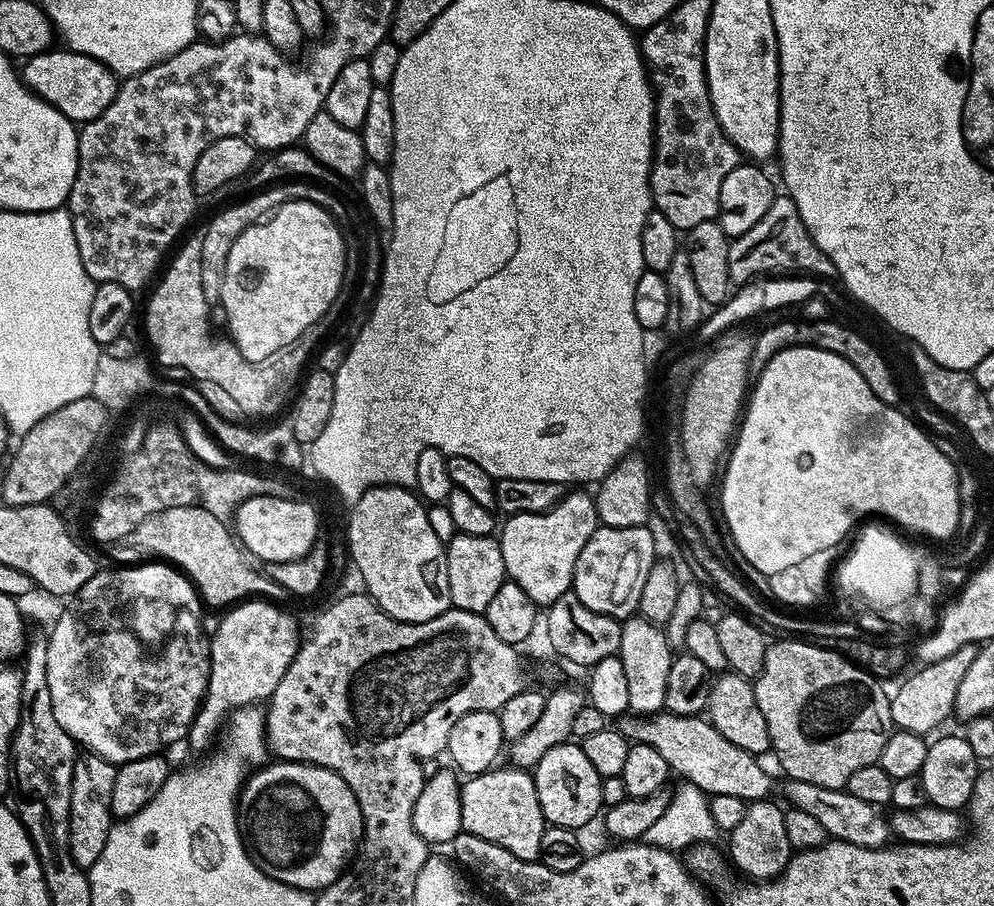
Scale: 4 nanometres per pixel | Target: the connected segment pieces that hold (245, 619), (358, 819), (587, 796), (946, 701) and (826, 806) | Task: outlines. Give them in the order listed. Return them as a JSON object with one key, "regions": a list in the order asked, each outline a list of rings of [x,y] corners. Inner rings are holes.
{"regions":[[[[249,598],[235,606],[229,607],[223,613],[224,621],[216,628],[216,633],[210,636],[210,663],[208,666],[208,690],[202,701],[202,707],[192,721],[188,730],[186,744],[192,748],[204,748],[221,731],[222,725],[238,708],[247,708],[257,702],[264,702],[271,697],[272,691],[282,682],[282,674],[296,657],[296,652],[302,643],[302,632],[296,625],[296,620],[288,612],[276,608],[275,603],[264,598]]],[[[295,762],[272,763],[253,771],[238,797],[239,815],[248,816],[246,836],[250,841],[250,855],[267,876],[291,888],[326,888],[345,871],[361,839],[364,823],[358,802],[350,786],[346,786],[346,782],[342,782],[342,778],[338,778],[338,774],[328,768]]],[[[575,743],[559,744],[546,750],[534,769],[538,800],[544,819],[553,828],[580,830],[583,824],[590,823],[596,815],[597,819],[602,812],[602,778],[590,758],[586,758],[583,747]]],[[[967,644],[954,654],[942,660],[925,663],[897,692],[891,697],[892,723],[897,729],[905,732],[918,732],[929,734],[949,715],[953,715],[956,707],[956,695],[974,662],[977,645]]],[[[791,779],[788,782],[789,798],[795,807],[813,816],[827,830],[829,837],[844,840],[847,844],[863,848],[882,848],[893,839],[894,828],[887,815],[883,816],[881,809],[870,802],[862,802],[862,798],[854,798],[854,794],[842,788],[823,788],[810,782]]]]}

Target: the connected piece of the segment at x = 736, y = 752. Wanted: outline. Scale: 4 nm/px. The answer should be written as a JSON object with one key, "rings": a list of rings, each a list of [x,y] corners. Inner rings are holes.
{"rings":[[[661,710],[650,716],[625,714],[619,717],[618,727],[629,742],[648,744],[669,764],[671,771],[705,794],[712,796],[736,796],[745,802],[763,800],[771,797],[772,780],[768,772],[759,764],[751,752],[734,746],[707,719],[699,715],[675,716],[672,712]]]}

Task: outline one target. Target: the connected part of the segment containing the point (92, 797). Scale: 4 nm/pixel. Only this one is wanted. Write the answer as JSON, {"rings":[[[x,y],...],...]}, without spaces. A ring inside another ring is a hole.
{"rings":[[[95,752],[77,755],[74,778],[70,786],[70,854],[74,862],[85,870],[98,862],[98,854],[106,847],[106,838],[114,823],[110,794],[114,794],[117,765],[104,760]]]}

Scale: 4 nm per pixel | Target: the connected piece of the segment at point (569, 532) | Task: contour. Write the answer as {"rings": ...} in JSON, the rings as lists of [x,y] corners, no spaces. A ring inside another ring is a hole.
{"rings":[[[569,491],[549,512],[509,516],[499,529],[498,539],[507,579],[522,586],[538,606],[547,606],[558,597],[569,595],[574,566],[582,554],[582,546],[586,546],[597,530],[598,505],[589,493],[587,496],[584,492],[587,491]]]}

